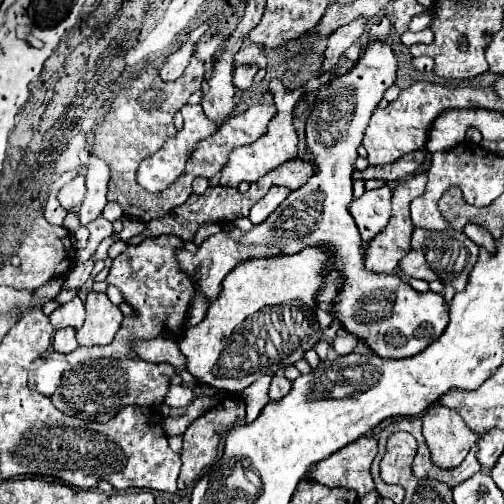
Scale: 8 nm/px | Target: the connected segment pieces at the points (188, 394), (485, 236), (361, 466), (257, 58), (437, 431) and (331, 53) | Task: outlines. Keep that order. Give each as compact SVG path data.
M171 385L169 394L165 396L165 404L170 407L186 407L193 400L193 390L183 388L183 385Z
M470 223L463 228L463 233L478 246L484 247L490 252L496 250L496 241L485 228Z
M365 438L351 442L345 450L325 458L325 462L317 464L311 470L315 482L327 488L351 488L359 496L365 496L375 488L371 478L371 462L377 456L377 440Z
M251 44L251 46L241 48L235 54L235 66L241 66L241 64L257 64L257 66L265 68L267 66L267 56L265 56L265 52L259 46Z
M433 404L423 414L423 436L431 458L441 468L455 468L477 442L477 434L461 422L457 410Z
M355 18L353 22L341 26L339 30L335 30L329 38L327 38L327 48L325 48L325 62L323 62L323 70L329 70L331 66L335 66L339 62L339 58L343 56L343 52L355 42L359 40L359 36L365 32L369 18Z

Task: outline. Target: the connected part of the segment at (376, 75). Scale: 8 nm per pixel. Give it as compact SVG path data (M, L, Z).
M373 40L373 42L369 42L369 46L363 50L357 64L347 74L339 76L335 82L329 82L329 86L325 86L317 92L315 104L307 116L307 126L305 126L307 150L315 158L315 164L319 168L317 174L311 176L305 186L301 186L299 190L293 190L277 206L277 210L273 214L269 214L269 218L265 218L265 222L255 224L249 232L243 232L239 228L221 230L221 232L209 236L197 248L195 254L183 252L181 266L183 266L185 274L189 274L189 278L199 284L199 290L193 296L193 306L189 306L187 326L197 326L205 318L209 302L219 296L223 278L229 274L229 270L233 270L233 266L237 266L237 262L245 262L249 258L271 258L271 256L281 256L281 254L297 254L297 252L301 252L301 248L307 248L307 246L321 246L321 248L325 246L331 252L331 262L327 266L327 274L331 274L335 270L345 280L339 290L337 300L333 302L333 316L339 320L339 324L345 330L349 330L359 340L363 340L377 356L381 356L381 358L411 358L411 356L419 354L421 350L425 350L431 342L435 342L443 334L443 330L447 328L447 322L449 322L449 306L447 306L443 294L435 294L431 290L417 292L401 276L377 274L377 272L365 270L365 250L361 248L363 240L359 238L357 224L347 208L349 202L353 200L351 174L353 174L353 164L357 160L357 146L363 140L363 132L367 128L371 112L377 108L385 90L391 88L395 84L395 80L397 80L395 52L391 50L391 46L387 42Z

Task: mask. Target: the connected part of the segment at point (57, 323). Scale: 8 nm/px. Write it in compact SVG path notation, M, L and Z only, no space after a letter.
M75 298L59 308L53 310L53 314L49 316L51 324L55 330L59 328L65 328L65 326L71 326L71 328L79 328L79 324L75 324Z

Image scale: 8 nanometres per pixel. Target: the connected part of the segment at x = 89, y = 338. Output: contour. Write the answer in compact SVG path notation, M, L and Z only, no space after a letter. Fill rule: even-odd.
M89 292L85 298L85 310L87 310L87 318L85 324L77 330L77 342L81 346L97 346L97 344L113 342L123 322L123 314L119 306L111 304L107 294Z

